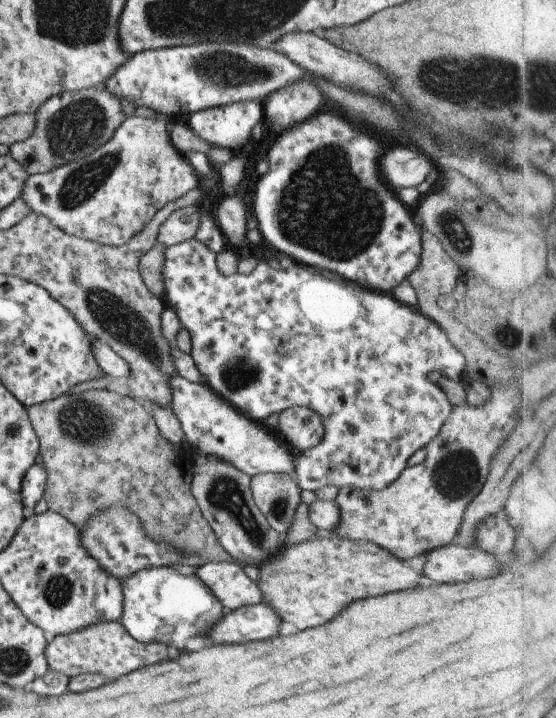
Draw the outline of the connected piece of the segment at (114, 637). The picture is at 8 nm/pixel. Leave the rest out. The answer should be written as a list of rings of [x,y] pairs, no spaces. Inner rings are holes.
[[[119,621],[96,623],[92,626],[48,638],[45,655],[50,669],[64,673],[68,678],[82,674],[102,675],[104,684],[144,666],[169,659],[166,644],[158,641],[143,643],[136,640]]]

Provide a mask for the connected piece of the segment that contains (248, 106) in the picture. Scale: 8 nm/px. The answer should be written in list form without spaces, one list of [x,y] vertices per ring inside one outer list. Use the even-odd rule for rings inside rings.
[[[240,101],[221,107],[193,112],[187,117],[190,128],[212,147],[228,148],[236,153],[252,139],[252,128],[264,120],[264,106],[259,101]]]

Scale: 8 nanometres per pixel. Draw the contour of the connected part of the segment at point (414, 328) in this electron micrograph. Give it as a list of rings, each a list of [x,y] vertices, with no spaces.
[[[195,236],[184,242],[169,246],[166,249],[163,266],[163,283],[166,307],[172,307],[178,314],[181,324],[191,336],[190,356],[197,369],[207,380],[208,386],[235,409],[238,409],[250,420],[262,424],[271,414],[280,414],[284,409],[292,407],[310,407],[317,412],[325,426],[324,438],[311,449],[299,454],[296,460],[295,480],[301,490],[318,490],[322,486],[354,487],[366,490],[382,490],[392,484],[407,467],[408,458],[424,448],[435,439],[451,415],[451,405],[444,391],[437,383],[432,383],[426,375],[429,372],[440,372],[440,376],[460,381],[465,369],[464,355],[449,341],[447,334],[430,319],[420,313],[416,307],[407,306],[394,298],[393,294],[369,291],[349,280],[328,272],[311,271],[295,264],[285,271],[276,271],[266,261],[260,260],[257,267],[248,275],[238,272],[224,276],[218,272],[217,254],[212,252]]]

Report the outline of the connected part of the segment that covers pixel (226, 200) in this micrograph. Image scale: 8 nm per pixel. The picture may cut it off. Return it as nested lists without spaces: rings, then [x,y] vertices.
[[[241,194],[235,197],[225,196],[216,210],[215,222],[230,246],[244,244],[248,232],[246,212],[241,199]]]

